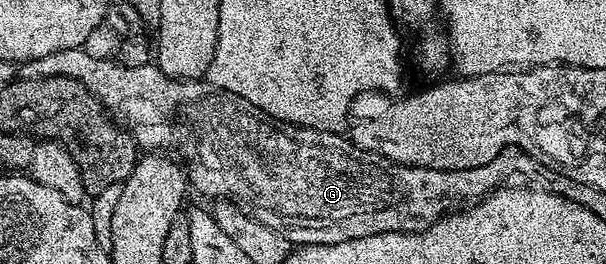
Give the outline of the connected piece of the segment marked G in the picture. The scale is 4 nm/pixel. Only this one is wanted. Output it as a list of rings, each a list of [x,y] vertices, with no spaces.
[[[82,47],[73,49],[61,49],[61,53],[49,53],[49,57],[40,59],[30,59],[28,63],[22,64],[17,71],[20,79],[40,79],[41,77],[69,77],[73,81],[79,81],[97,97],[97,101],[107,110],[107,114],[119,124],[123,130],[130,133],[134,139],[136,148],[142,149],[147,153],[167,153],[172,149],[170,147],[184,147],[187,152],[181,158],[182,166],[185,168],[187,177],[192,188],[195,187],[203,195],[217,195],[219,199],[230,199],[230,202],[238,211],[253,217],[253,221],[261,221],[269,229],[279,232],[288,244],[306,245],[316,243],[317,245],[337,245],[341,241],[353,241],[361,237],[369,237],[377,233],[387,233],[389,231],[424,231],[442,219],[444,215],[462,208],[464,205],[478,203],[480,199],[490,195],[497,187],[504,186],[508,181],[515,181],[518,175],[524,175],[524,180],[531,181],[531,178],[538,173],[539,167],[535,164],[536,156],[531,153],[523,153],[518,159],[515,153],[508,154],[506,157],[495,159],[489,165],[477,165],[473,169],[461,169],[460,171],[442,171],[441,169],[425,169],[424,167],[410,167],[404,163],[395,163],[392,159],[381,157],[377,153],[369,153],[357,145],[351,143],[346,134],[339,131],[322,131],[316,127],[301,127],[297,123],[282,123],[280,119],[275,119],[273,115],[268,114],[257,105],[251,103],[247,95],[243,96],[235,89],[218,87],[213,81],[204,81],[203,79],[171,79],[162,71],[154,62],[146,63],[140,67],[130,67],[121,65],[115,59],[102,59],[101,57],[89,57]]]

